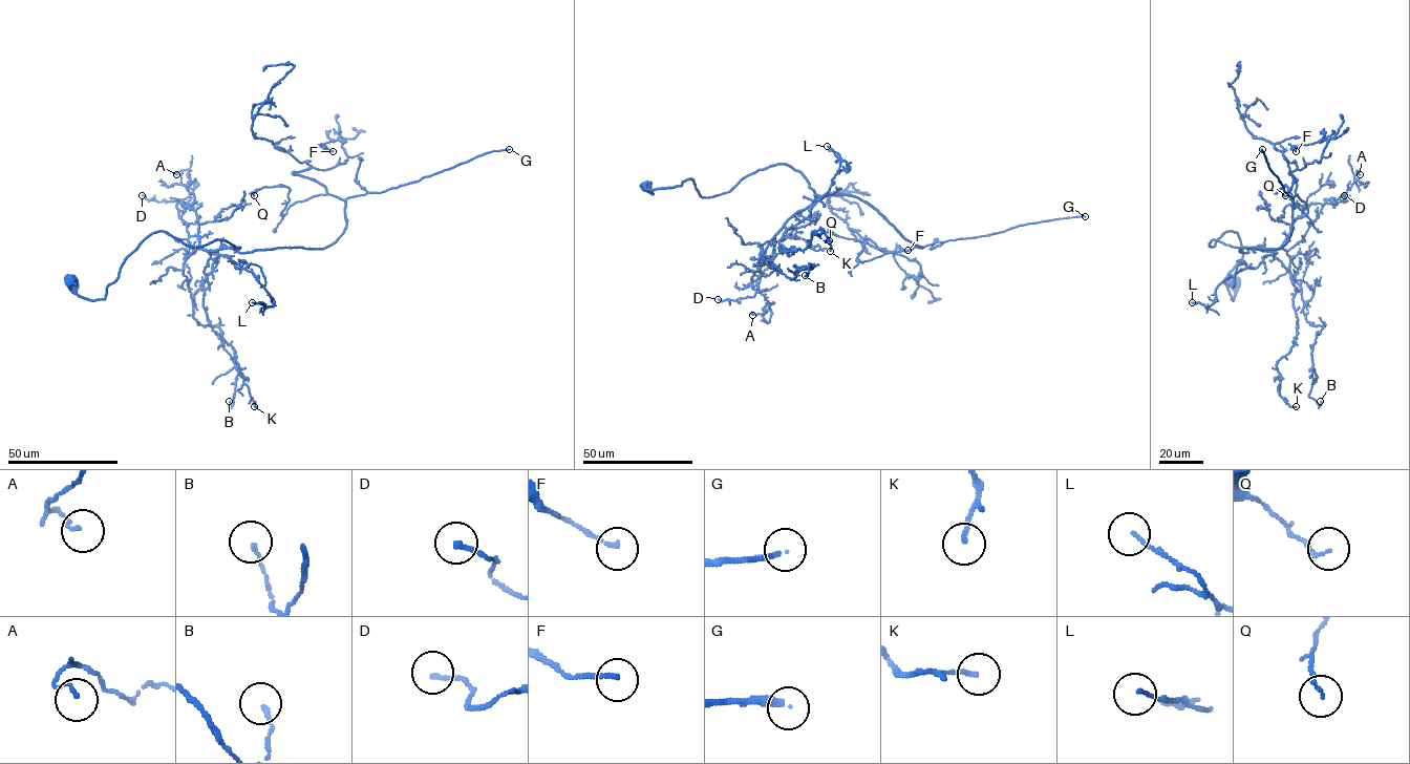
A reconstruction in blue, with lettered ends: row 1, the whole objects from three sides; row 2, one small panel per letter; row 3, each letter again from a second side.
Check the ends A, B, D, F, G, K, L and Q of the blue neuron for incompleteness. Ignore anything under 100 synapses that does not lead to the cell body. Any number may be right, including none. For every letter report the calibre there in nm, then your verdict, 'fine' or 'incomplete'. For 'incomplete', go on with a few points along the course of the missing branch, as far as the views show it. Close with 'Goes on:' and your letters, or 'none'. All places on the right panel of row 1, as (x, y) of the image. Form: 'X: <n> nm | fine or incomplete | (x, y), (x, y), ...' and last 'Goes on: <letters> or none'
A: 100 nm | fine
B: 120 nm | fine
D: 140 nm | fine
F: 130 nm | fine
G: 180 nm | incomplete | (1262, 149), (1263, 142), (1275, 154), (1283, 177), (1311, 150), (1309, 138), (1293, 141), (1272, 122), (1243, 118)
K: 140 nm | fine
L: 100 nm | fine
Q: 110 nm | fine
Goes on: G

